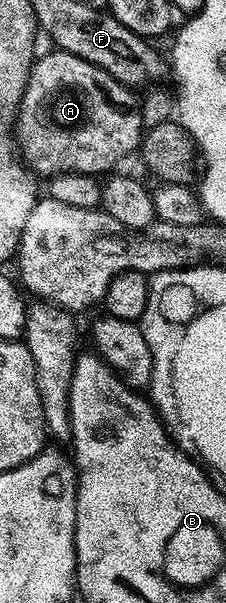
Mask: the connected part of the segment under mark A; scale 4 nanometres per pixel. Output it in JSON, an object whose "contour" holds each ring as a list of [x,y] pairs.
{"contour":[[[58,49],[51,50],[50,55],[45,55],[34,62],[30,69],[30,79],[27,81],[26,92],[23,93],[21,108],[18,109],[16,132],[19,142],[19,151],[23,156],[24,162],[28,164],[33,171],[40,173],[42,176],[48,177],[57,174],[59,171],[82,171],[88,175],[98,177],[104,176],[104,171],[109,171],[116,165],[120,159],[125,159],[129,154],[136,152],[140,148],[143,136],[143,124],[141,122],[141,108],[139,106],[138,96],[133,96],[134,93],[128,86],[122,84],[115,77],[109,76],[103,69],[96,67],[94,64],[89,64],[85,60],[81,60],[77,56],[73,56],[69,52]]]}

